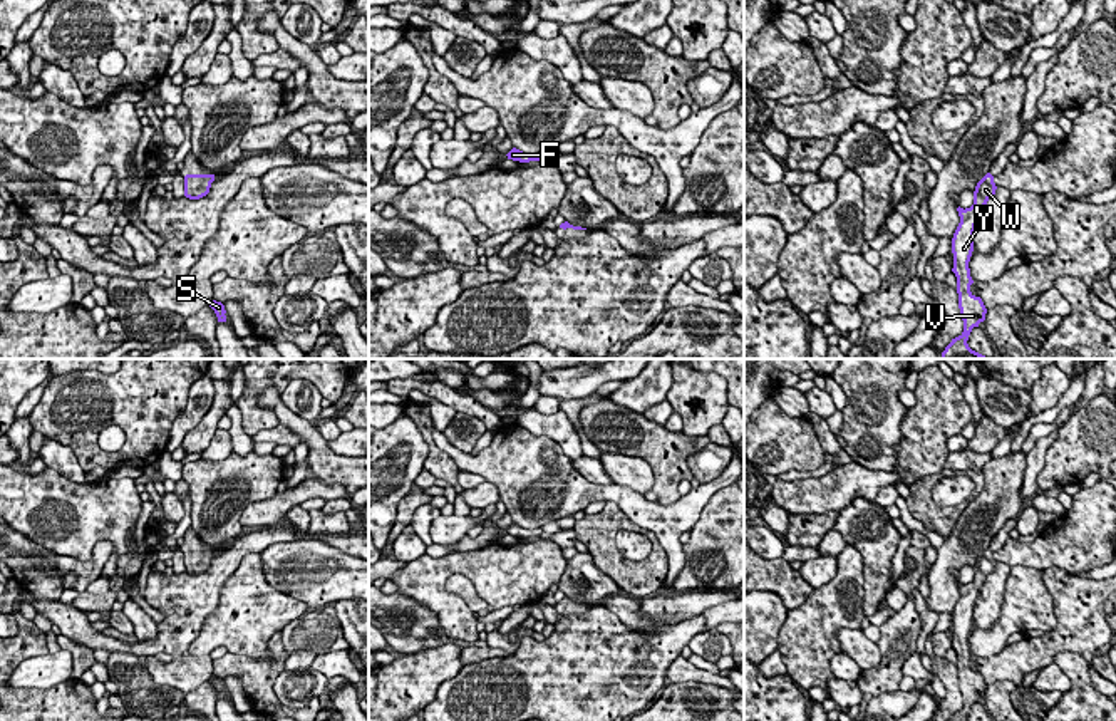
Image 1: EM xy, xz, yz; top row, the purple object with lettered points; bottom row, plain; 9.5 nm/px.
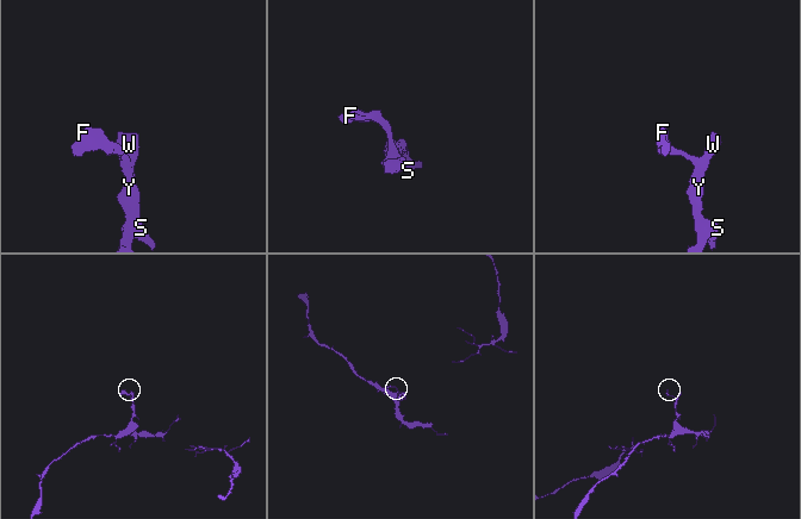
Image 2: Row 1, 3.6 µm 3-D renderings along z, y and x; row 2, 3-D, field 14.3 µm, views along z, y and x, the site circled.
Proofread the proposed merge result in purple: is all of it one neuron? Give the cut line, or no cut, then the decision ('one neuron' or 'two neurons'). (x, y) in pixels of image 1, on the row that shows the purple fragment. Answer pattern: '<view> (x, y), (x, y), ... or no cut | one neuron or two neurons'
no cut | one neuron

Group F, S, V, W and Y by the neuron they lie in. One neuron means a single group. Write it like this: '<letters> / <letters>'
F S V W Y

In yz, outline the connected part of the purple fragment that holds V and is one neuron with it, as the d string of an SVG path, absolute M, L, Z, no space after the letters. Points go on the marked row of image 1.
M987 173L975 186L974 205L970 208L957 208L960 223L952 238L953 268L957 277L958 309L964 320L964 332L952 339L952 342L942 352L942 359L989 359L967 344L974 327L979 327L985 320L987 309L980 297L970 292L974 283L970 277L969 262L974 252L974 231L982 210L987 201L995 195L994 176Z

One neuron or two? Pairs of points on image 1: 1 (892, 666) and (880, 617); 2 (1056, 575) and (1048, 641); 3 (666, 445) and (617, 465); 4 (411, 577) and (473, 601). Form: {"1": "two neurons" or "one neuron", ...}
{"1": "two neurons", "2": "one neuron", "3": "two neurons", "4": "two neurons"}

